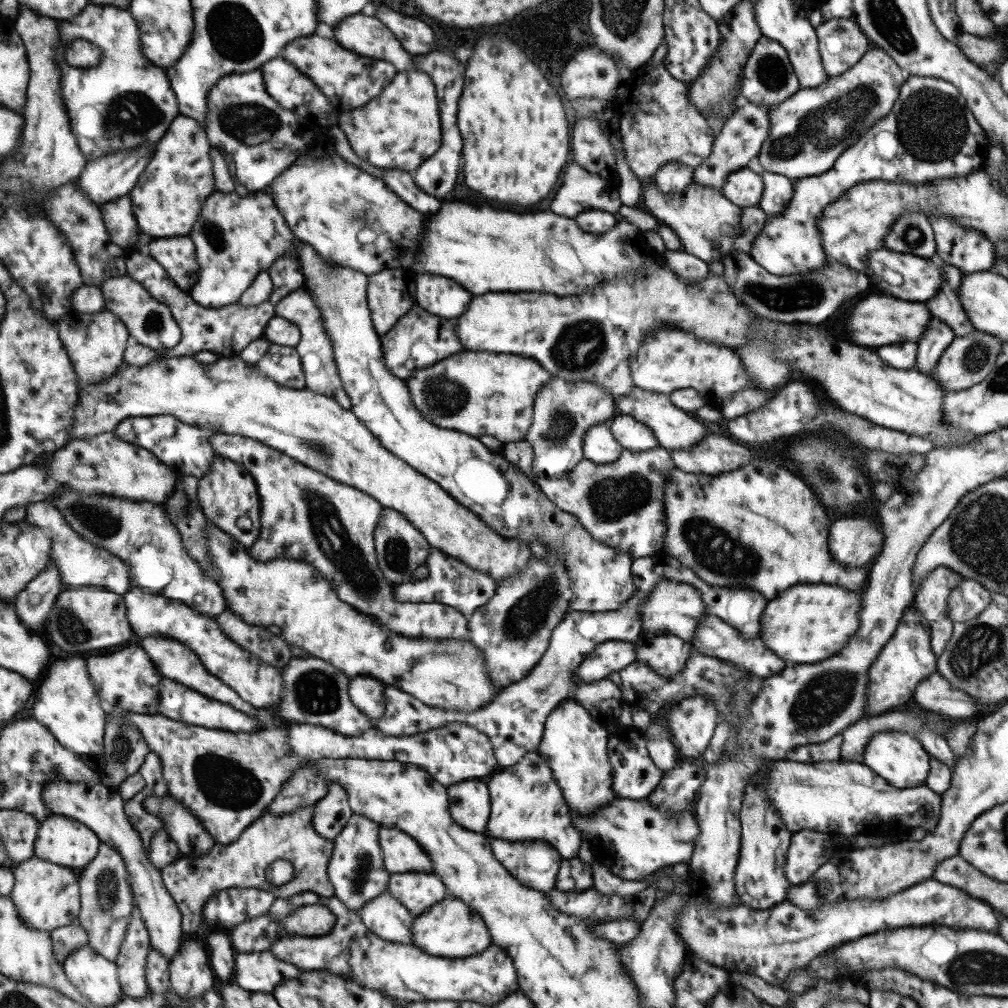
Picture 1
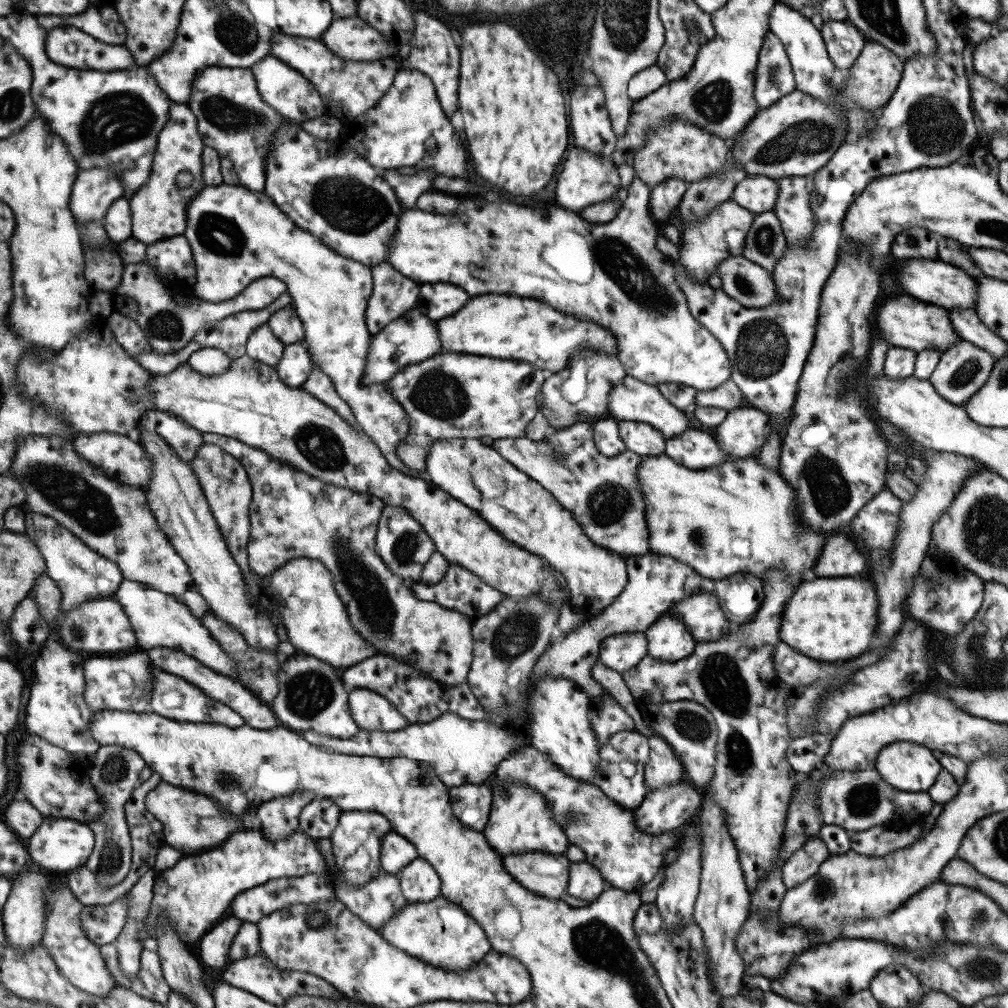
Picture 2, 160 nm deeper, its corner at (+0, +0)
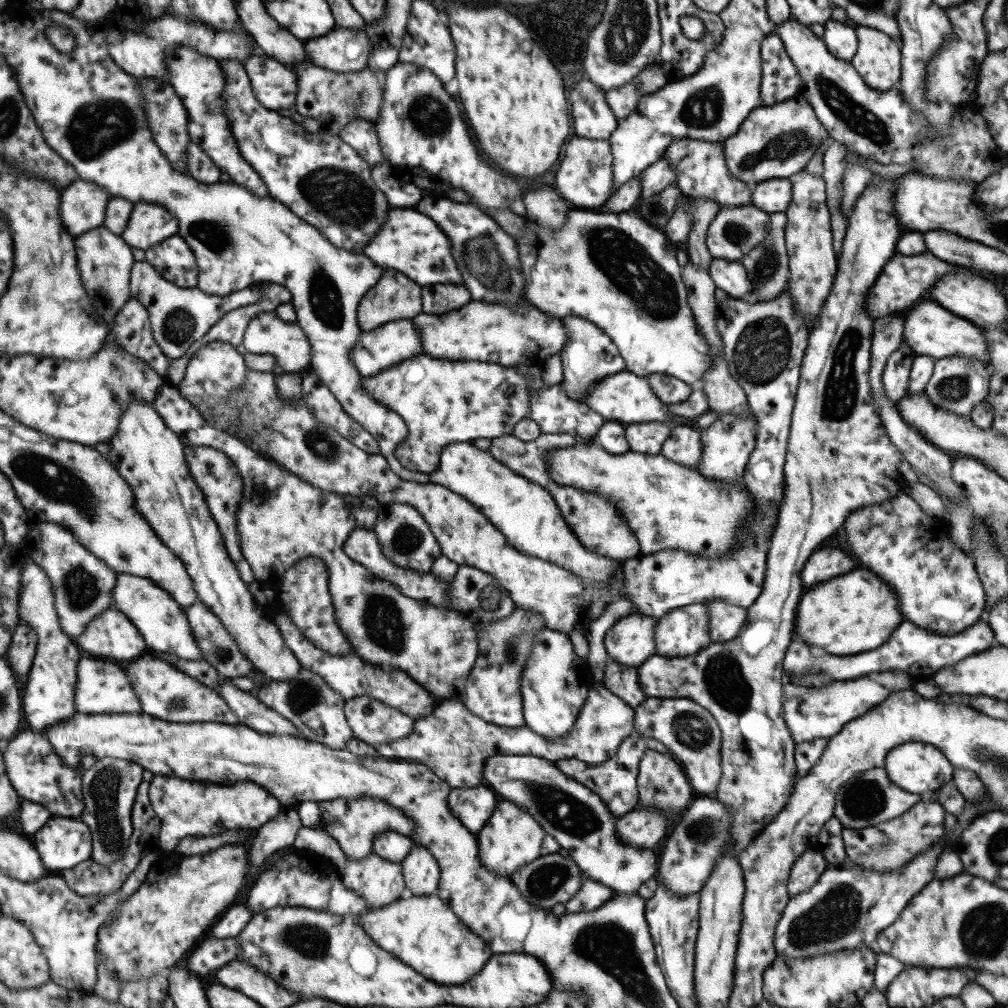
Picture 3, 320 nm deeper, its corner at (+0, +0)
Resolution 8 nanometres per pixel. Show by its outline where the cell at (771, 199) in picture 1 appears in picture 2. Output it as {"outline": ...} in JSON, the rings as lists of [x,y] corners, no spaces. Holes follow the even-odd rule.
{"outline":[[[812,175],[782,177],[778,184],[777,198],[771,209],[777,218],[789,247],[803,248],[815,229],[815,216],[809,208],[814,190]]]}

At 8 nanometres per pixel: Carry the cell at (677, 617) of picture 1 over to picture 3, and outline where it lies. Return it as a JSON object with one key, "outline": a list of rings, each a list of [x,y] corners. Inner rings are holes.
{"outline":[[[719,599],[706,601],[708,610],[708,635],[711,643],[727,642],[737,636],[747,618],[746,609]]]}

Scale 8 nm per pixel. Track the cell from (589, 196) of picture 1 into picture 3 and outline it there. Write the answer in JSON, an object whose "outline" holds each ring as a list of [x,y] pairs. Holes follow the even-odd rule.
{"outline":[[[571,137],[567,139],[565,153],[563,158],[563,150],[558,158],[559,166],[553,176],[553,186],[561,198],[564,198],[569,205],[577,210],[596,210],[601,208],[603,204],[611,196],[612,189],[612,154],[608,140],[588,139],[585,137]]]}

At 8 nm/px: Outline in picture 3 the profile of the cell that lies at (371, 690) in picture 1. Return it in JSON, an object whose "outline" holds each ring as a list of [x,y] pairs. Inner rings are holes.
{"outline":[[[369,697],[345,701],[343,713],[352,737],[373,746],[409,735],[414,722],[403,713]]]}

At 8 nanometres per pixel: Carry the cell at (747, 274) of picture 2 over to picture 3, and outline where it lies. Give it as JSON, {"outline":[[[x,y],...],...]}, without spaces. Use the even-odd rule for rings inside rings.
{"outline":[[[712,259],[707,271],[715,288],[723,290],[731,299],[750,301],[751,283],[739,260]]]}

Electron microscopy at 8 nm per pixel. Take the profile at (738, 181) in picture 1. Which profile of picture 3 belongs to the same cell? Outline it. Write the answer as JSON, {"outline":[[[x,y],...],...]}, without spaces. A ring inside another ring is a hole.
{"outline":[[[787,178],[757,182],[754,184],[749,205],[768,215],[783,212],[789,207],[791,185],[792,182]]]}

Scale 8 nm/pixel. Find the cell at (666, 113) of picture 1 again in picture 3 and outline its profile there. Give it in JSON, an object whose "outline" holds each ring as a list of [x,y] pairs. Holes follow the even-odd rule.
{"outline":[[[682,138],[674,140],[661,156],[675,167],[676,186],[681,194],[692,198],[706,198],[716,202],[719,207],[749,205],[754,184],[733,178],[725,166],[722,141],[709,142]]]}

